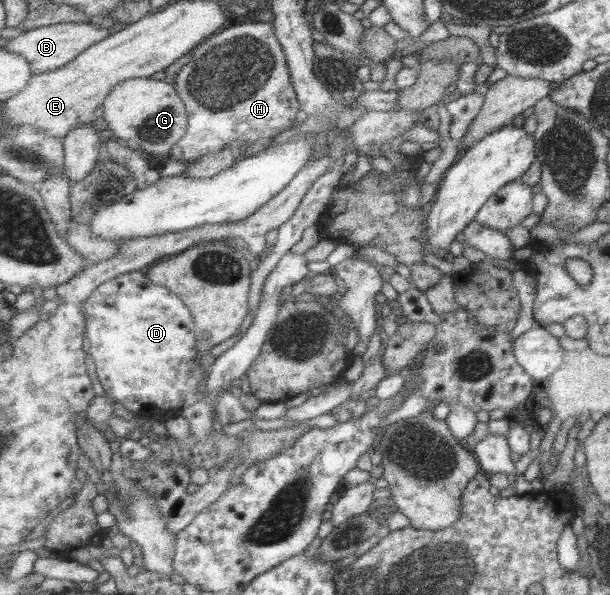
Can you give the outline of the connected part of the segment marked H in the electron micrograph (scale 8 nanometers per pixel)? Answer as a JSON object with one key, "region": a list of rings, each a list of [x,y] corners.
{"region":[[[245,21],[228,28],[211,36],[208,40],[205,40],[203,44],[195,48],[192,52],[192,57],[183,66],[183,69],[177,73],[172,79],[172,84],[176,86],[177,93],[180,94],[183,99],[186,108],[189,111],[189,131],[185,134],[184,138],[181,138],[180,142],[173,147],[172,157],[177,160],[185,160],[190,163],[209,155],[209,153],[219,153],[229,145],[233,145],[235,141],[241,141],[243,147],[251,147],[255,141],[259,139],[269,139],[269,137],[275,137],[279,133],[283,133],[286,129],[293,125],[295,121],[295,113],[300,109],[300,102],[296,100],[296,92],[294,86],[291,84],[291,74],[288,72],[287,58],[285,57],[284,45],[281,45],[281,41],[276,34],[276,27],[274,23],[269,21]]]}

